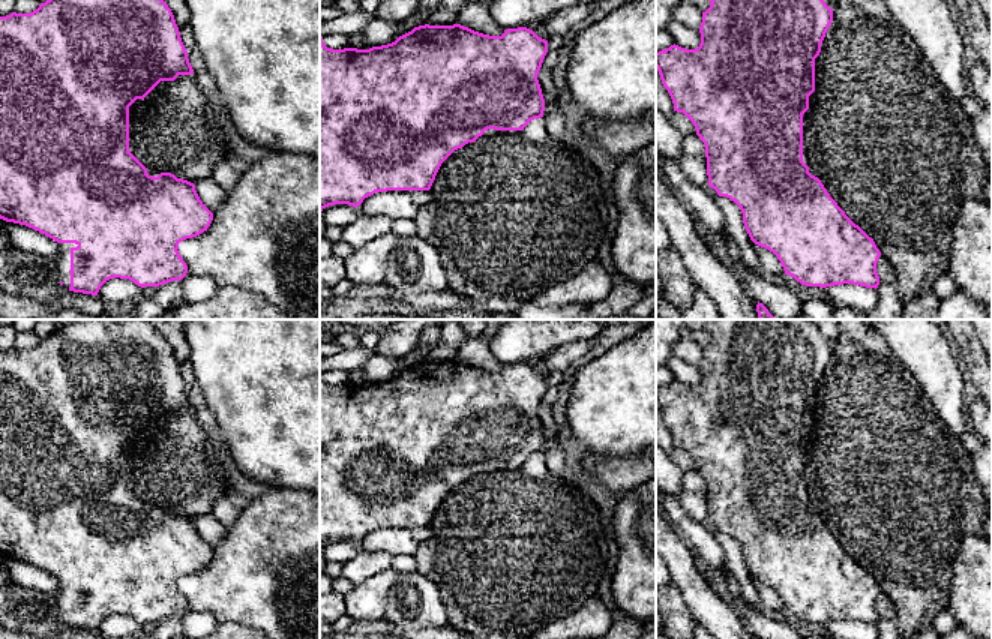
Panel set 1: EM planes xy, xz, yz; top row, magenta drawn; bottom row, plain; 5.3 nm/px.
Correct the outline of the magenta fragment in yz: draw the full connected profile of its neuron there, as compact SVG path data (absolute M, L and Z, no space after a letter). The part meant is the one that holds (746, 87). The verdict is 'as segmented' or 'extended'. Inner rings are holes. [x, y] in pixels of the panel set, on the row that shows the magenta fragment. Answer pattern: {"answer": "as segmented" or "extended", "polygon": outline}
{"answer": "as segmented", "polygon": "M710 0L710 8L702 12L699 27L701 44L695 50L686 50L671 45L656 52L656 69L659 70L663 87L668 90L674 111L683 112L695 126L696 135L705 147L708 186L719 196L734 201L741 213L743 224L750 240L773 252L780 261L785 274L792 276L806 286L834 286L843 284L860 285L866 288L878 288L879 276L876 262L881 256L873 238L870 238L858 225L855 225L837 202L830 196L821 180L809 172L809 166L803 162L803 114L809 110L809 96L815 92L815 58L821 52L821 44L833 21L833 9L824 0Z"}

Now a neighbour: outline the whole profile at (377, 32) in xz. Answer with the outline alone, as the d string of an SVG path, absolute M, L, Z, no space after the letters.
M372 18L359 34L363 36L365 42L372 46L387 45L396 40L398 34L396 22L389 22L380 18Z

